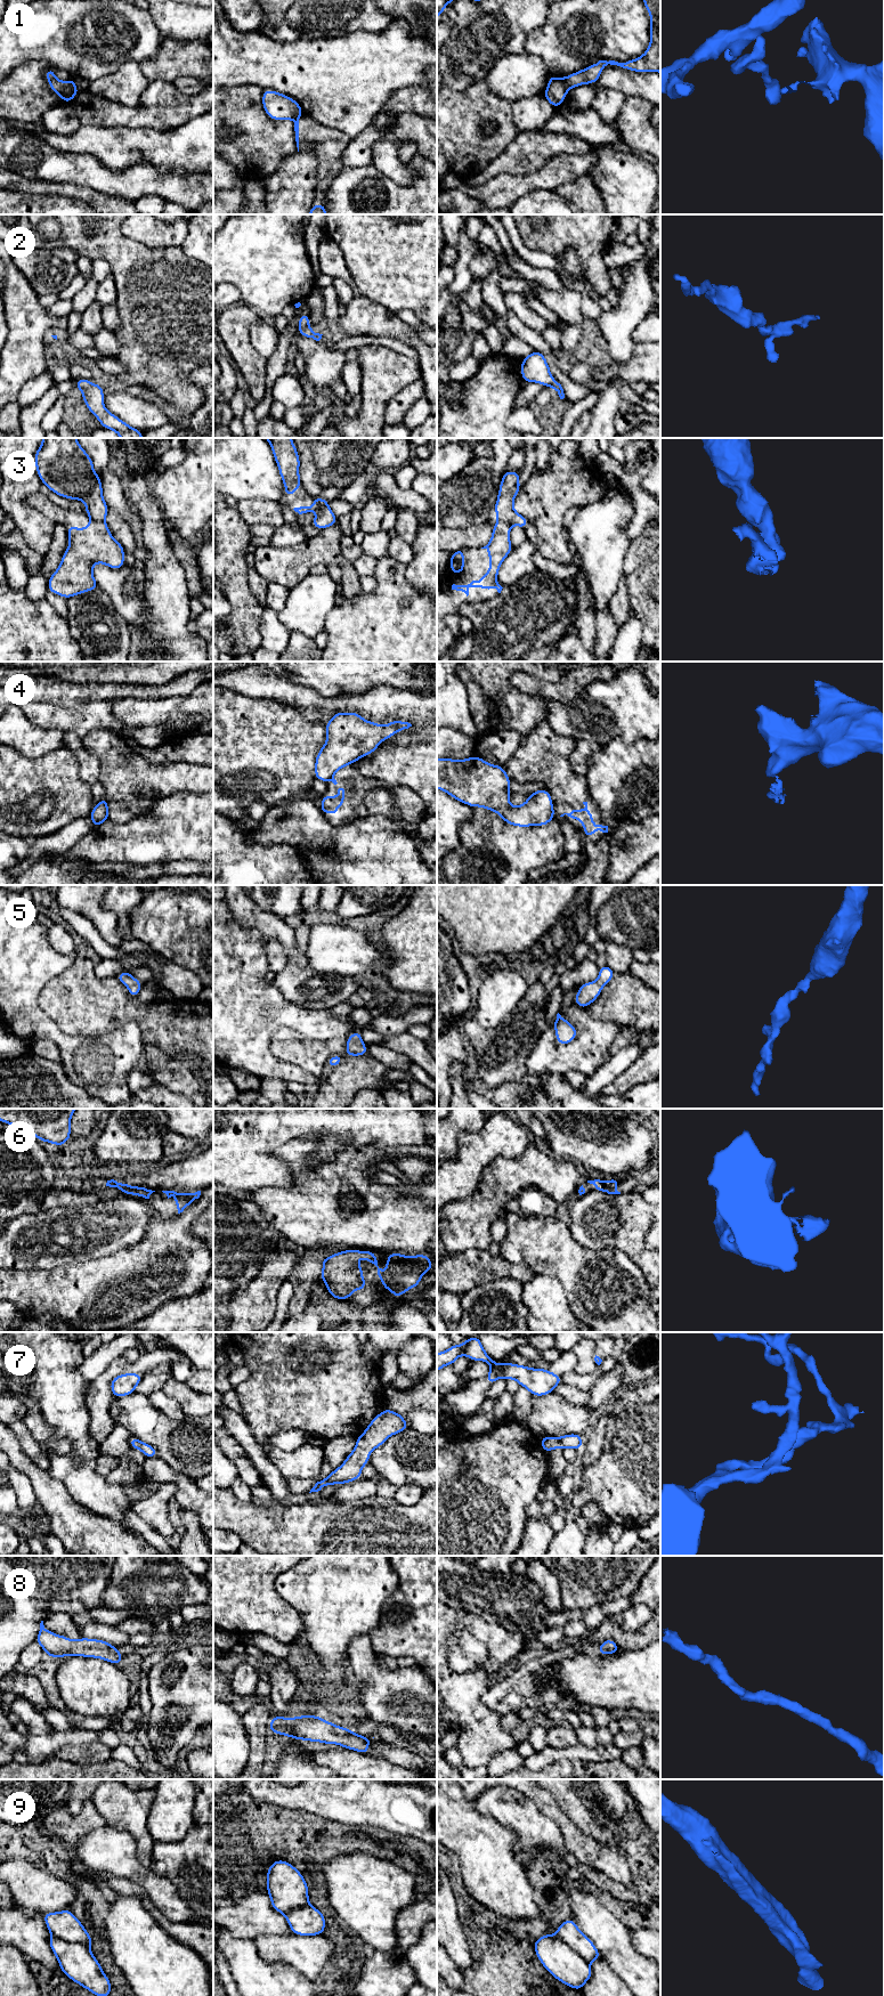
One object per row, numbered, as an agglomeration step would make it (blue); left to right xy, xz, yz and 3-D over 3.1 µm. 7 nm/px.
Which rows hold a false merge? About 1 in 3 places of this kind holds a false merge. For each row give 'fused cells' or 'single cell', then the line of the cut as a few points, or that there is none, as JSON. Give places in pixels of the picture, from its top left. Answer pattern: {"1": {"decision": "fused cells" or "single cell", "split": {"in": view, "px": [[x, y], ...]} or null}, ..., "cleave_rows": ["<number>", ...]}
{"1": {"decision": "fused cells", "split": {"in": "yz", "px": [[564, 78], [568, 89]]}}, "2": {"decision": "single cell", "split": null}, "3": {"decision": "fused cells", "split": {"in": "xy", "px": [[90, 518], [104, 521]]}}, "4": {"decision": "fused cells", "split": {"in": "xz", "px": [[332, 777], [329, 779]]}}, "5": {"decision": "single cell", "split": null}, "6": {"decision": "single cell", "split": null}, "7": {"decision": "single cell", "split": null}, "8": {"decision": "single cell", "split": null}, "9": {"decision": "fused cells", "split": {"in": "xy", "px": [[51, 1933], [70, 1941], [84, 1944], [88, 1947]]}}, "cleave_rows": ["1", "3", "4", "9"]}

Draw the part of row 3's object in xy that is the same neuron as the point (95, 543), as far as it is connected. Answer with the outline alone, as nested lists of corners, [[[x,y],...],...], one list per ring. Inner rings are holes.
[[[90,519],[86,528],[66,526],[70,544],[56,571],[48,579],[48,591],[65,599],[99,589],[92,574],[95,563],[104,563],[112,569],[125,566],[124,547],[114,539],[105,521]]]

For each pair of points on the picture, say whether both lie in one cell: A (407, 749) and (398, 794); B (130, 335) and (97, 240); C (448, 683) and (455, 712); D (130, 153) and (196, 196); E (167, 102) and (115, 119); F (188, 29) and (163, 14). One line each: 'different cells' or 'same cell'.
A: different cells
B: same cell
C: same cell
D: different cells
E: same cell
F: same cell

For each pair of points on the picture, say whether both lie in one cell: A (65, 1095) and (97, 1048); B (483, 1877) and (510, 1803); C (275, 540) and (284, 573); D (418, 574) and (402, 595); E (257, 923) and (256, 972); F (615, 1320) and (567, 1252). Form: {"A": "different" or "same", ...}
{"A": "different", "B": "different", "C": "different", "D": "different", "E": "different", "F": "same"}

